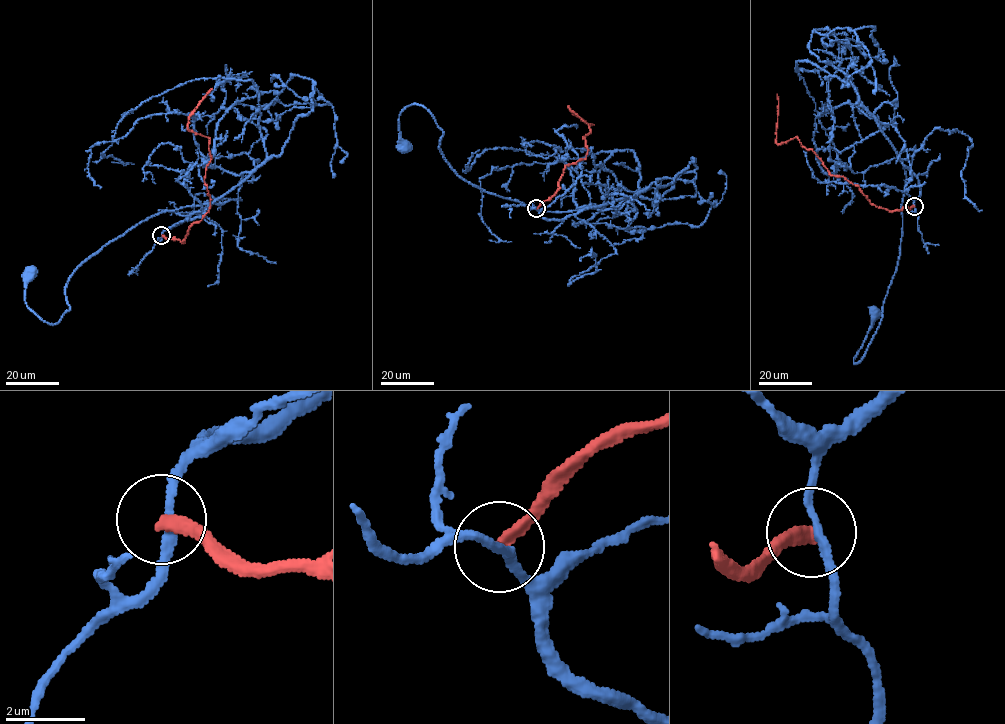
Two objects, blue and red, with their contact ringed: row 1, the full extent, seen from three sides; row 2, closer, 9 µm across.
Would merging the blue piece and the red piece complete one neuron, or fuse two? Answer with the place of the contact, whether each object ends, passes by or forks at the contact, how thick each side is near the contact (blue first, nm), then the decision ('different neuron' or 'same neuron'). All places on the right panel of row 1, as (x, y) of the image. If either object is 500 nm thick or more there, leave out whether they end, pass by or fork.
(914, 206) | blue passes by | red ends | 190/280 nm | different neuron

